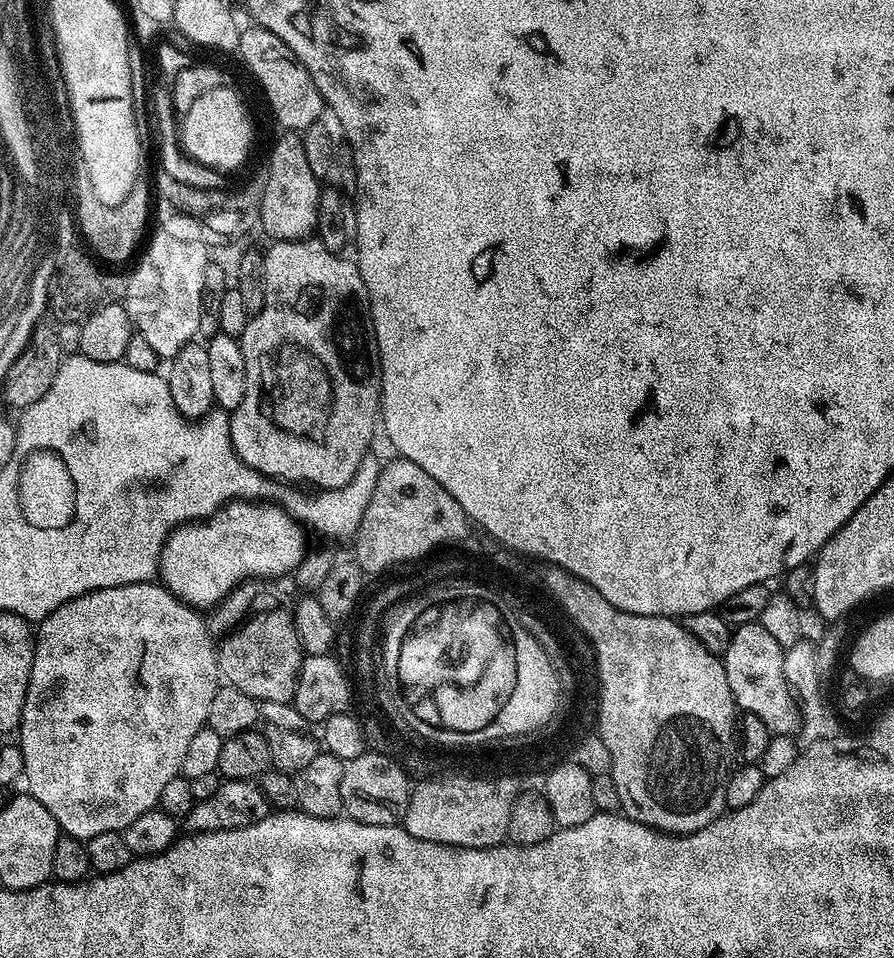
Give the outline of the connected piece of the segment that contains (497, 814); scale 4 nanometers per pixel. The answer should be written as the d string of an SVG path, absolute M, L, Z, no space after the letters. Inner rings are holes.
M451 778L434 779L438 780L424 780L408 793L402 826L411 836L426 842L450 844L459 848L492 848L493 845L503 844L509 839L505 825L508 805L515 792L512 781L457 786Z

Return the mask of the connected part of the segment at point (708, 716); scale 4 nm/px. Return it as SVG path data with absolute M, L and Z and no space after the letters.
M548 571L547 580L552 592L559 597L556 604L561 609L564 608L565 614L570 619L576 620L577 626L584 631L585 638L592 643L592 648L596 651L594 665L598 673L599 685L598 735L610 750L611 774L614 778L614 786L618 786L618 798L623 815L651 828L658 828L661 832L673 834L696 832L699 828L707 826L711 820L718 819L726 808L724 795L730 775L728 763L731 762L732 756L734 760L734 721L738 716L736 701L732 699L730 682L726 682L723 659L717 653L706 650L706 646L702 646L702 642L698 642L698 638L694 638L683 623L675 619L666 616L639 616L618 610L613 604L606 602L602 594L593 591L593 587L585 586L580 581L572 579L572 576L564 575L564 572Z

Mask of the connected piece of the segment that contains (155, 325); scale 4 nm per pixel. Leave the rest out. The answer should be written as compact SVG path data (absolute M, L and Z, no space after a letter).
M171 214L151 233L147 248L166 251L166 265L150 266L144 262L131 269L126 294L138 296L142 308L132 320L133 329L162 358L174 357L182 345L191 341L199 330L199 312L202 310L203 275L210 263L205 229L196 220L183 214Z

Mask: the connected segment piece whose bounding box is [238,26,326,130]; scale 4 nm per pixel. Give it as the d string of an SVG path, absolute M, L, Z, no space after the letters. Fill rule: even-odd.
M259 26L251 27L245 27L240 33L238 56L244 59L245 66L256 75L257 82L264 87L264 96L284 130L309 128L314 121L325 115L323 112L324 108L326 109L324 96L313 82L312 75L294 54L294 50L290 50L290 46L286 46L286 42L278 38L278 34Z

